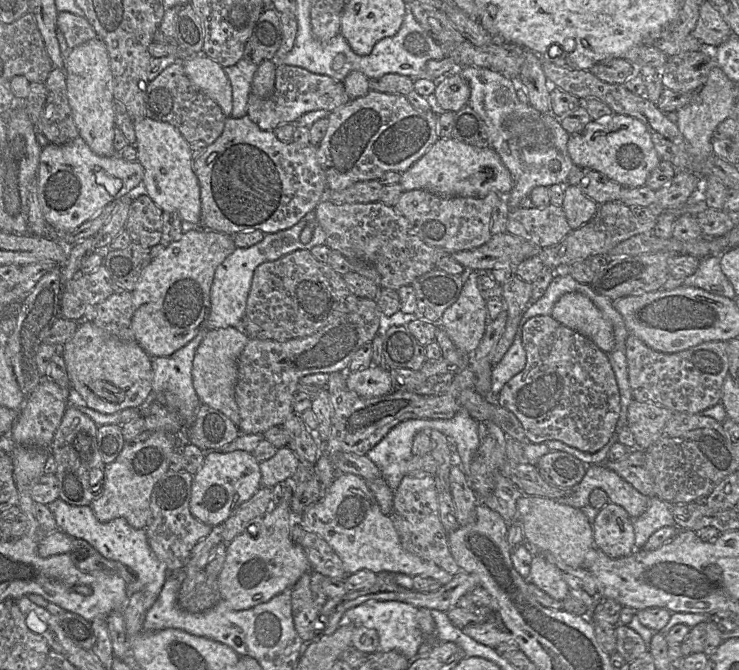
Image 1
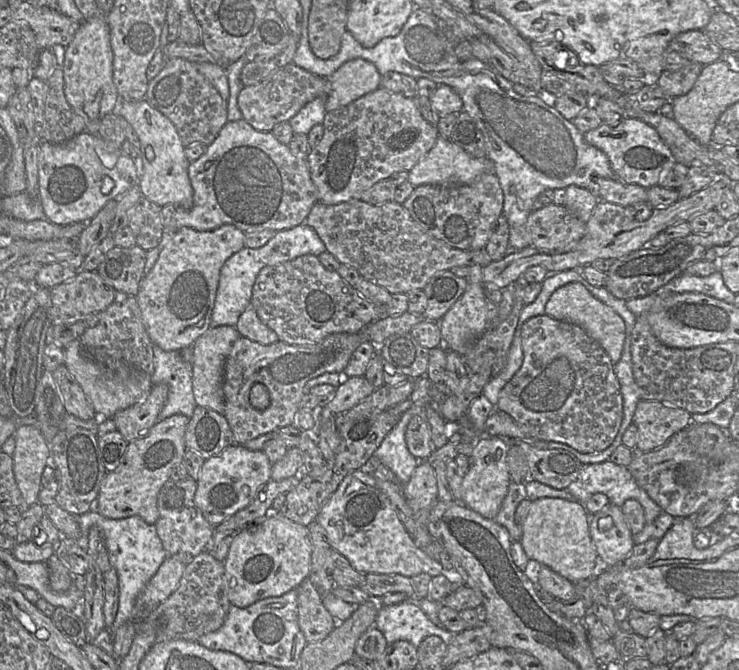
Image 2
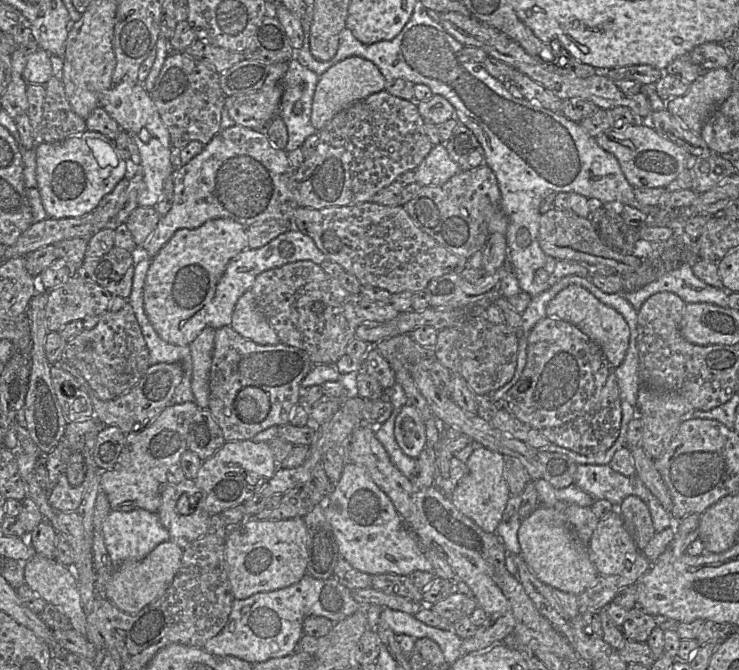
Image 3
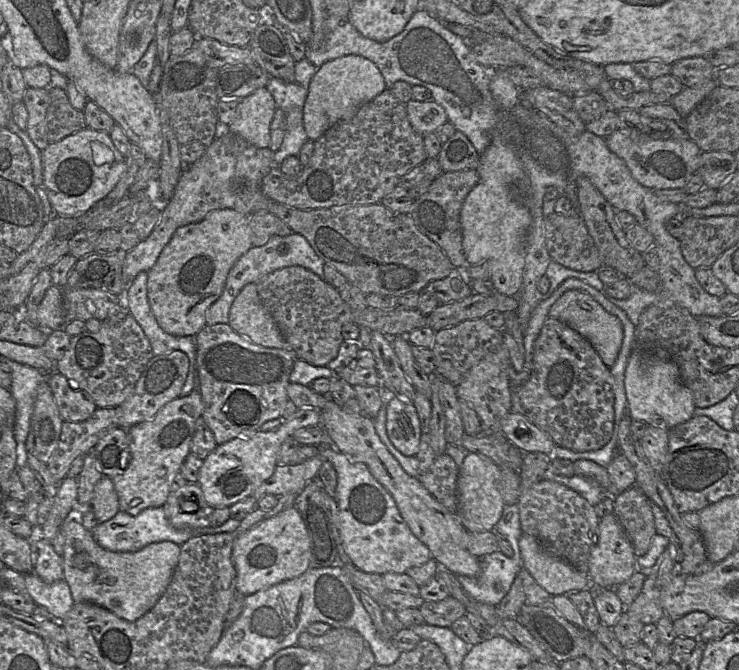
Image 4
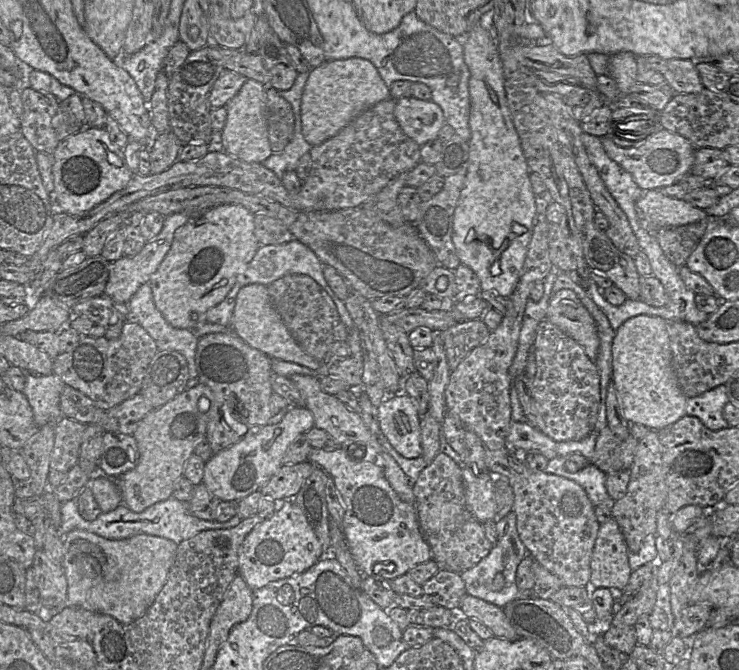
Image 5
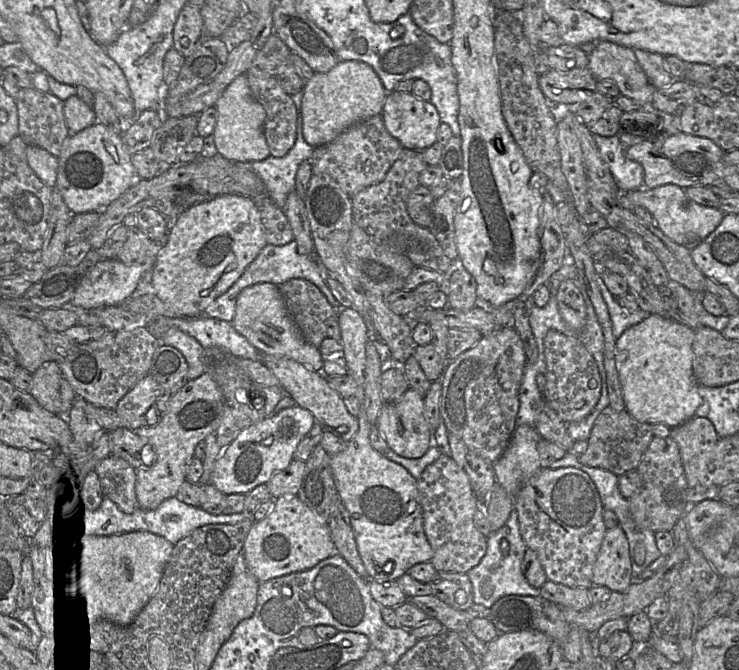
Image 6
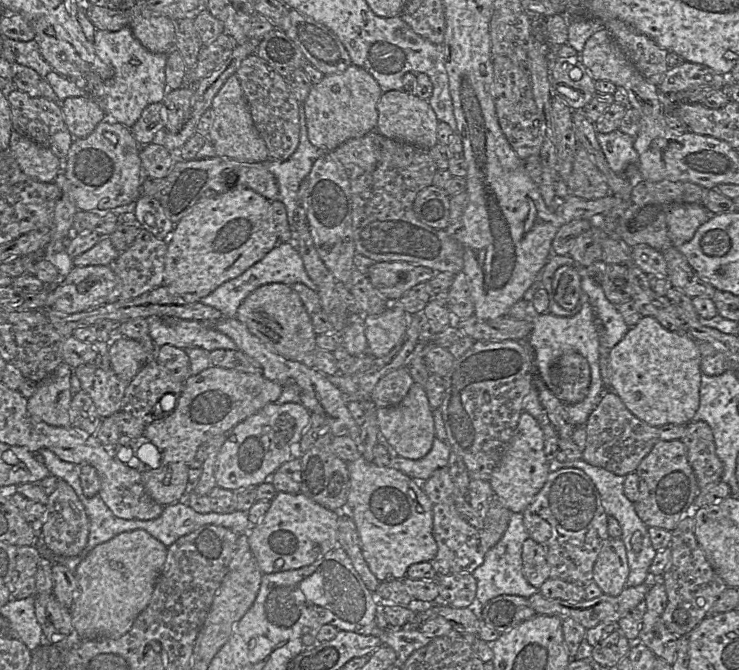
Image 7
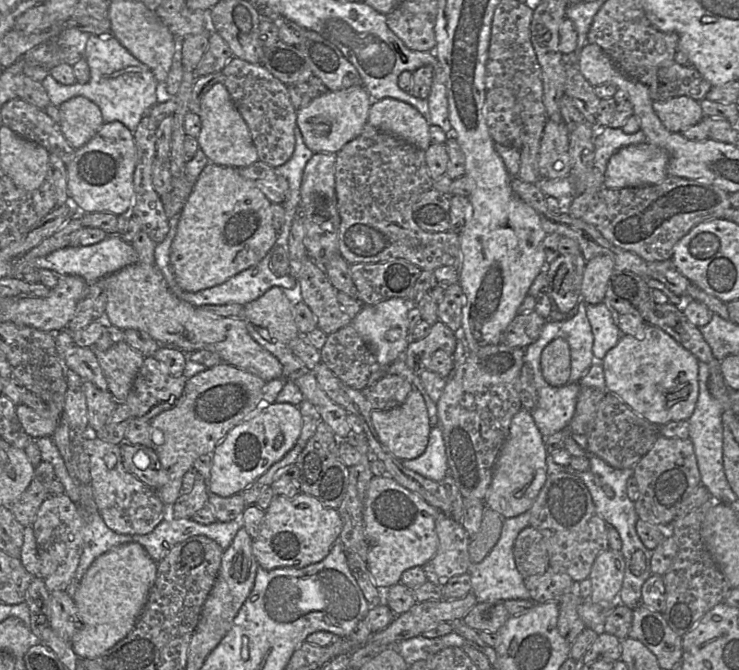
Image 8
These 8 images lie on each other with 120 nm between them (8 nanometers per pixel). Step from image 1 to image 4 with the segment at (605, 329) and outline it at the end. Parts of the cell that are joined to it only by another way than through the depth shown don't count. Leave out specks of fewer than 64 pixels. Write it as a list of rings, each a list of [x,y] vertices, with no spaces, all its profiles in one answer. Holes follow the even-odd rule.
[[[580,290],[564,292],[550,307],[548,315],[567,324],[587,339],[608,368],[615,364],[623,343],[622,323],[619,318],[607,312],[588,293]]]

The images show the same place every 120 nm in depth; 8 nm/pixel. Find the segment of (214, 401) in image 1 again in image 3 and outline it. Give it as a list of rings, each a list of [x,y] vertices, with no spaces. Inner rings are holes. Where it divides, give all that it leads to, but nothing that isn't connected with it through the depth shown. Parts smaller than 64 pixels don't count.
[[[207,326],[190,344],[192,356],[191,389],[199,408],[208,408],[209,380],[216,329]]]

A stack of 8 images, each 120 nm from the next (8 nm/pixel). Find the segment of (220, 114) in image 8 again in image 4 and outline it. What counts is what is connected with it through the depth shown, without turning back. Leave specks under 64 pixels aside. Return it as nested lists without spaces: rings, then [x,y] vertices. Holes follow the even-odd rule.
[[[261,87],[240,100],[230,132],[258,148],[270,148],[270,126],[277,107],[267,87]]]

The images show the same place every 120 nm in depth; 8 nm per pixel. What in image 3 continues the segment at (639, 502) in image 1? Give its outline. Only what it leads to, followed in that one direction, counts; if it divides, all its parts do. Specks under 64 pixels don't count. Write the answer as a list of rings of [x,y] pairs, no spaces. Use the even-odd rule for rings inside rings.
[[[581,464],[577,465],[573,484],[594,500],[609,501],[615,509],[627,496],[637,496],[647,505],[656,532],[674,526],[670,513],[636,474],[624,476],[614,471],[609,464]]]

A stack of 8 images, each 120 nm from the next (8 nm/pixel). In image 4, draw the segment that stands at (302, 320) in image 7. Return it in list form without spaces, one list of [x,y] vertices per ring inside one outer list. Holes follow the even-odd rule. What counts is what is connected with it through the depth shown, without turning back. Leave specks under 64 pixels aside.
[[[256,283],[245,285],[235,298],[228,324],[235,332],[254,344],[293,351],[273,317],[262,304]]]

